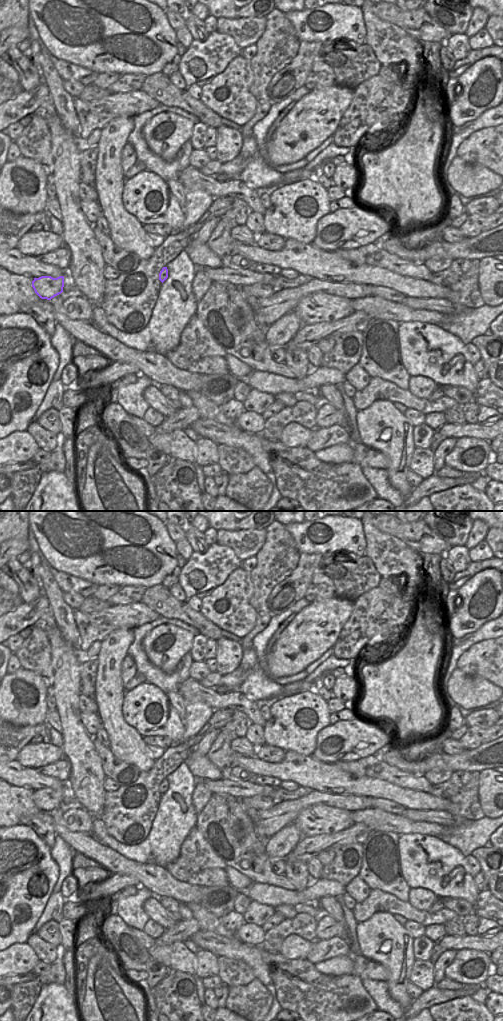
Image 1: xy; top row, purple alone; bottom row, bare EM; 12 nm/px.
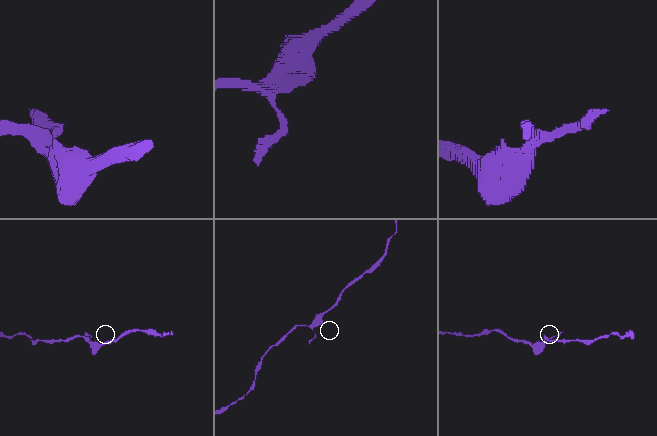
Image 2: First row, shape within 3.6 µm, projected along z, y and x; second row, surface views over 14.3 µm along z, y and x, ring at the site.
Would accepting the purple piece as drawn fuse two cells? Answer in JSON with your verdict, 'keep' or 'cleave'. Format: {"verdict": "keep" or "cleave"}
{"verdict": "keep"}

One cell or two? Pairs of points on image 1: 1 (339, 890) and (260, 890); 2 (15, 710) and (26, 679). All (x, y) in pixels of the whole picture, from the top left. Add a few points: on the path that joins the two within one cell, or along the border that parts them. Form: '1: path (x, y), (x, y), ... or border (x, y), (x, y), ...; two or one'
1: path (319, 890), (315, 890), (308, 896), (280, 896); one
2: path (14, 699), (10, 683), (15, 678); one

